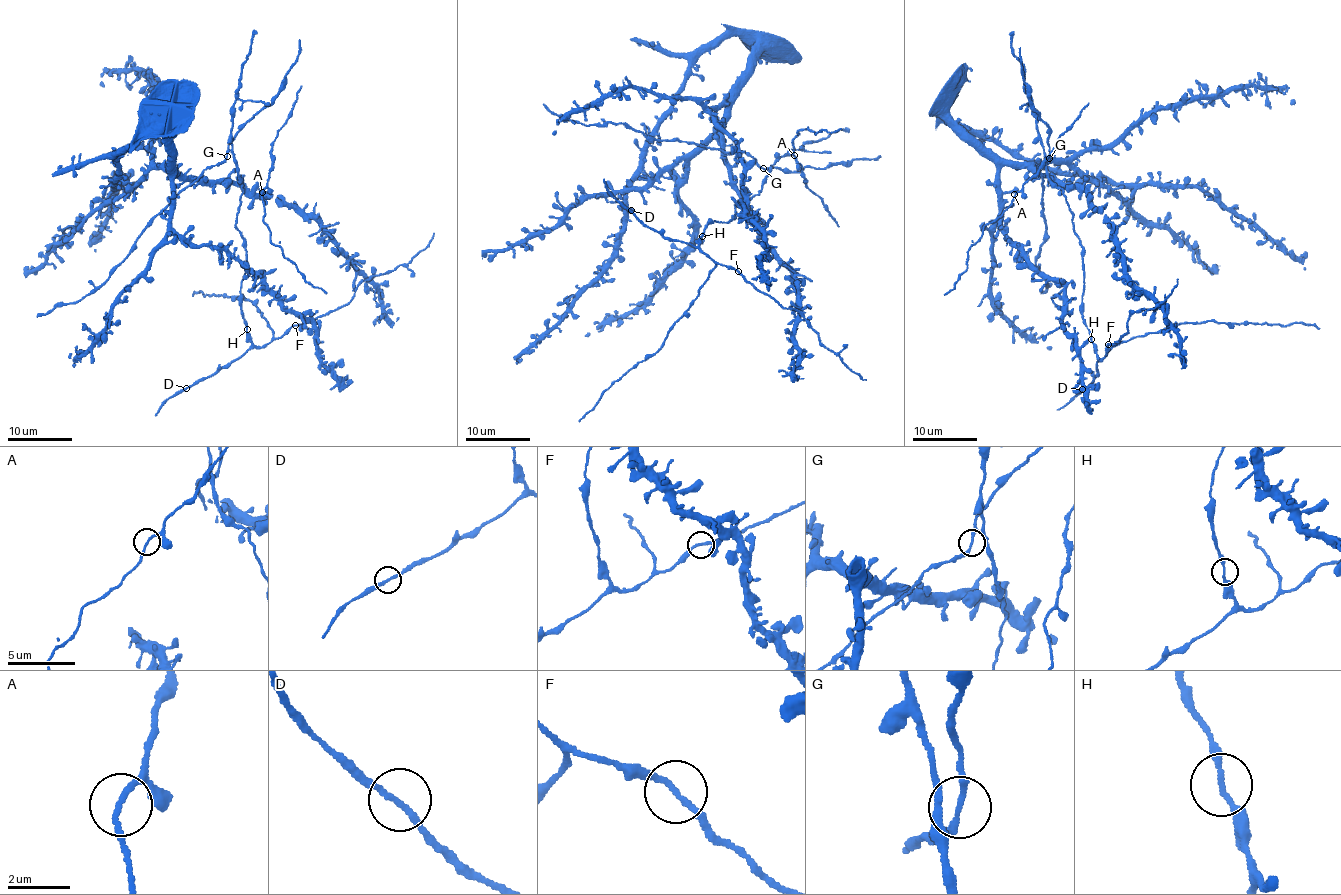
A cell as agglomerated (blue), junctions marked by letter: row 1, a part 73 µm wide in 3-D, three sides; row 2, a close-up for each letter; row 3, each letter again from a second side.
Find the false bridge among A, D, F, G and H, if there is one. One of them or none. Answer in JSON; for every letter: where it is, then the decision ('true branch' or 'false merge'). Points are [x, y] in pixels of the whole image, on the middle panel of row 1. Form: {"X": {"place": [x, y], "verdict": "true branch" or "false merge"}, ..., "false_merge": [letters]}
{"A": {"place": [794, 155], "verdict": "true branch"}, "D": {"place": [631, 210], "verdict": "true branch"}, "F": {"place": [738, 271], "verdict": "true branch"}, "G": {"place": [763, 168], "verdict": "true branch"}, "H": {"place": [702, 236], "verdict": "true branch"}, "false_merge": []}

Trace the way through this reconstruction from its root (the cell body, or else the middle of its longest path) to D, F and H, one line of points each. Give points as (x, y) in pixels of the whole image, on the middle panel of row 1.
D: (771, 171), (758, 194), (735, 204), (733, 218), (706, 222), (695, 247), (666, 238), (631, 210)
F: (771, 171), (758, 194), (735, 204), (733, 218), (706, 222), (697, 241), (707, 255), (738, 271)
H: (771, 171), (766, 174), (758, 194), (735, 204), (733, 218), (724, 223), (714, 220), (706, 222), (702, 236)

